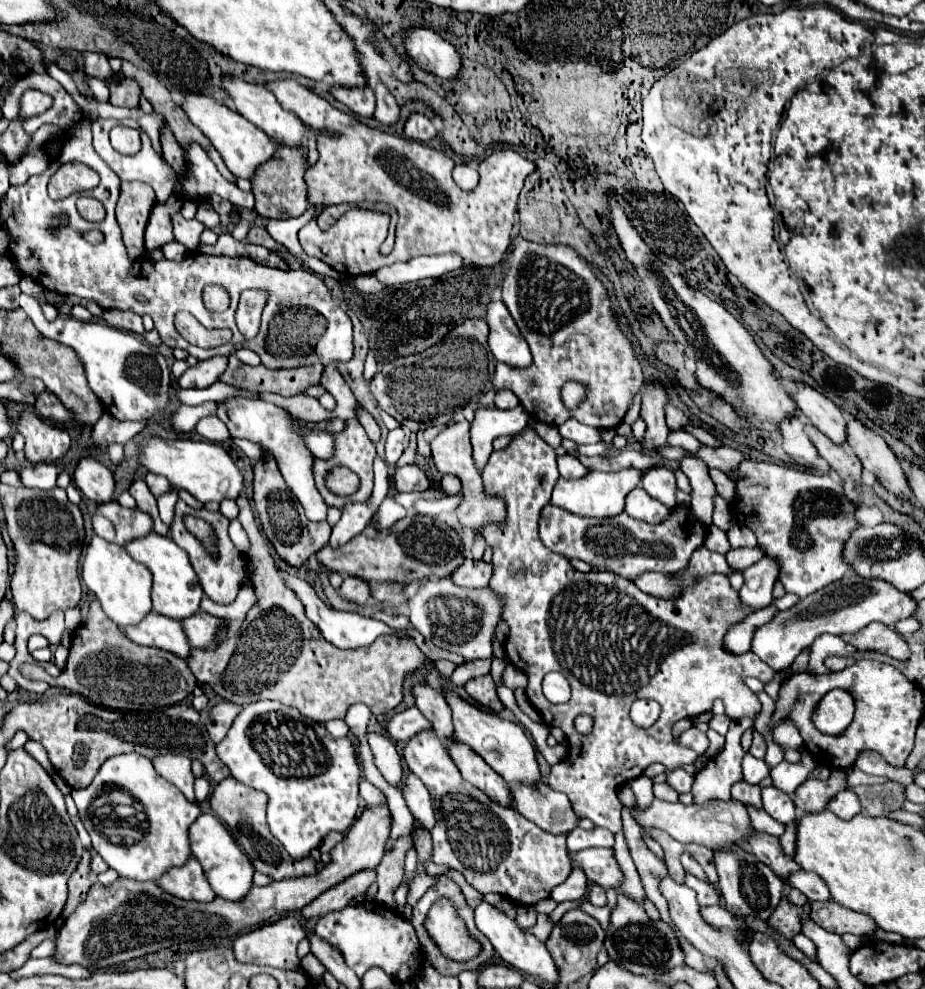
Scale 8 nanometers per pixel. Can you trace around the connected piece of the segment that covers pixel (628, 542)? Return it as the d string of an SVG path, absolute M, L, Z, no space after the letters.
M554 504L546 506L540 516L540 540L546 548L568 560L580 558L590 566L602 566L628 580L648 570L670 574L688 566L692 552L702 546L704 538L704 526L688 508L674 508L672 516L656 526L634 520L626 512L614 518L580 518Z

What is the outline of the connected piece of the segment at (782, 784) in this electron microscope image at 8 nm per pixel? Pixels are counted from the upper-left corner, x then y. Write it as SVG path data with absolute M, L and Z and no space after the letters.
M802 752L802 760L798 764L788 764L788 762L780 762L776 768L770 770L770 776L774 780L774 786L782 792L794 794L794 790L812 774L814 770L814 760Z

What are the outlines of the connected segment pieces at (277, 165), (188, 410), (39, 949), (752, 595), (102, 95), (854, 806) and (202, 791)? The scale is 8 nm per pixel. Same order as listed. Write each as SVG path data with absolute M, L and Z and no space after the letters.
M280 146L276 152L276 160L270 160L268 164L262 164L256 170L256 176L252 180L254 196L256 196L256 212L266 218L276 220L288 220L302 216L306 210L306 196L304 196L304 168L306 168L306 152L304 150L292 150L286 146Z
M208 402L208 404L200 404L200 406L180 406L178 410L174 410L168 418L170 426L174 432L182 434L182 432L192 432L198 424L200 418L212 416L216 412L216 404Z
M54 938L44 940L40 946L36 946L36 948L32 950L30 958L48 958L48 956L52 956L52 952L54 952Z
M764 556L762 560L758 560L750 568L746 568L742 572L742 576L744 576L744 584L738 590L740 602L752 610L760 610L760 608L770 606L774 600L772 586L778 580L776 562L772 562Z
M117 77L110 80L96 80L96 78L86 78L86 86L90 94L94 94L94 100L100 103L109 103L110 84L119 82Z
M842 790L838 792L826 806L826 810L834 812L836 816L844 818L844 820L850 820L852 816L860 814L860 802L858 802L858 796L854 792L848 792L848 790Z
M202 776L202 778L196 780L194 794L196 794L196 802L202 802L202 800L208 798L208 794L210 794L210 782L206 780L206 776Z

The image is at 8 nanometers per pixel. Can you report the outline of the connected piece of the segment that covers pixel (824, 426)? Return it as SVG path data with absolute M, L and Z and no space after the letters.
M798 382L798 392L792 396L796 406L806 414L810 424L826 434L834 444L846 442L846 418L844 412L826 396L816 392L814 388Z

